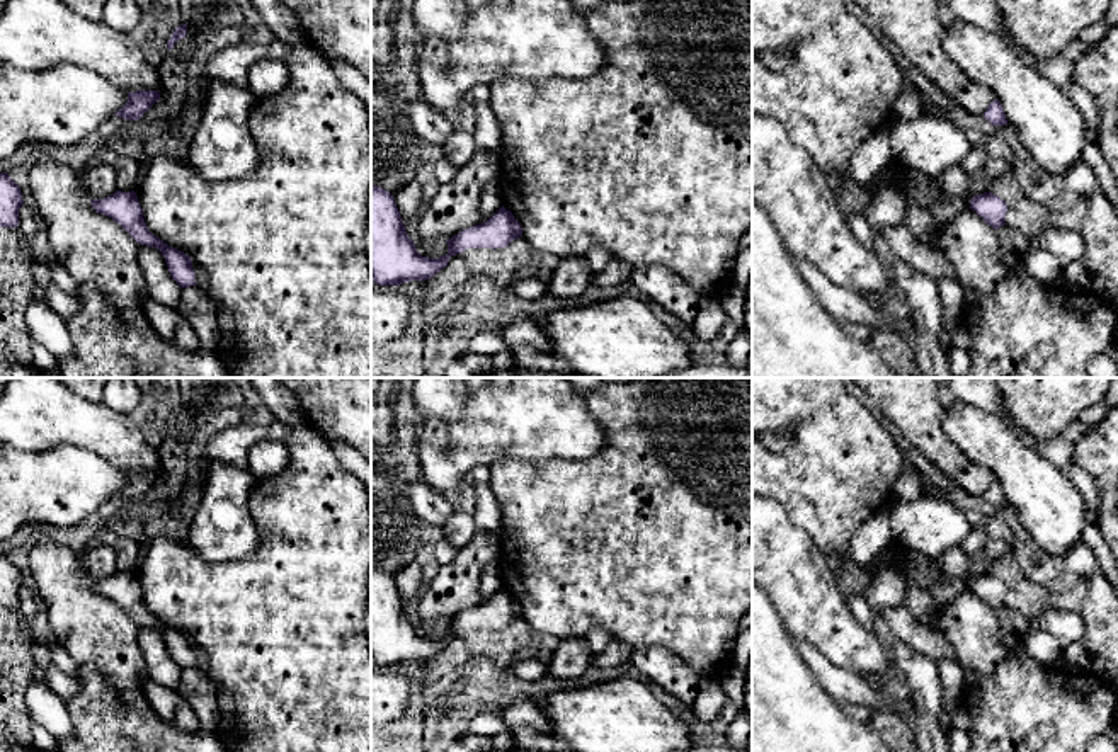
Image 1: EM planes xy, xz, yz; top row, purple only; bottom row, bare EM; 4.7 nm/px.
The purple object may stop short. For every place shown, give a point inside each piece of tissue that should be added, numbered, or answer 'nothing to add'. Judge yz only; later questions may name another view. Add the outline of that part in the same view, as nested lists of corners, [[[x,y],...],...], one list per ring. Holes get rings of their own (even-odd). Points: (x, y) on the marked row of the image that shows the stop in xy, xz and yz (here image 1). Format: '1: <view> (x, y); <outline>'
nothing to add

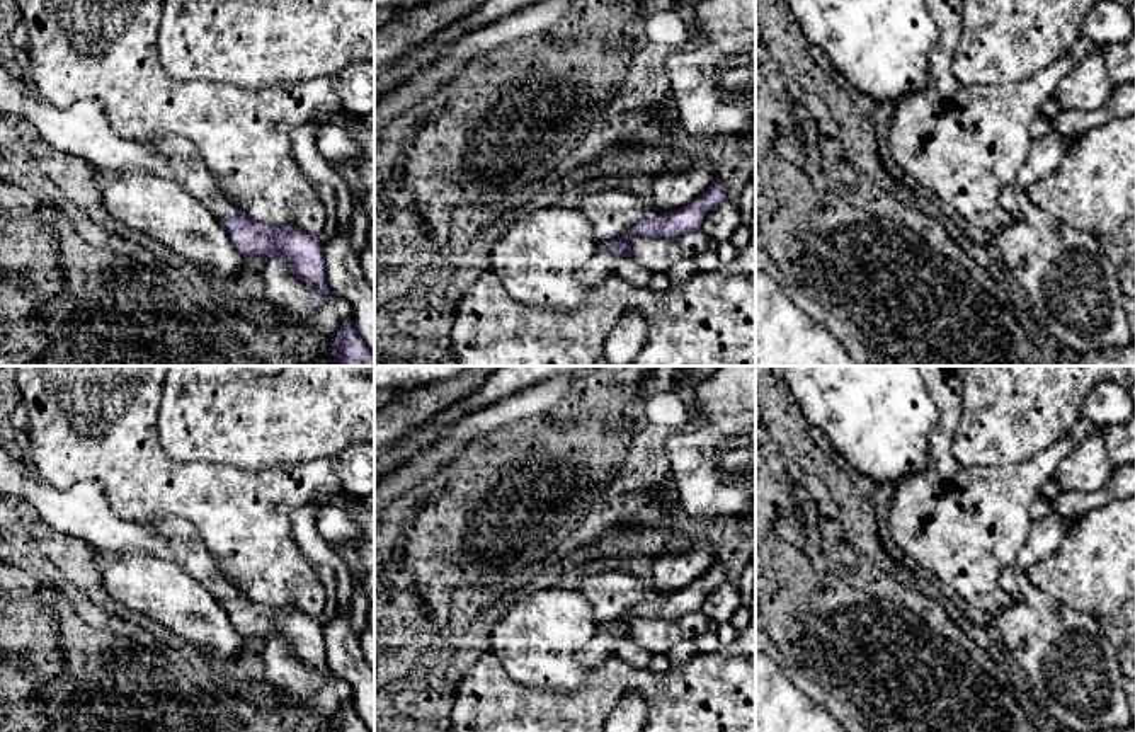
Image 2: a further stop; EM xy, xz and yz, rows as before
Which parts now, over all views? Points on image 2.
1: xy (82, 130); [[[0,63],[0,114],[36,126],[44,141],[77,155],[102,170],[146,170],[170,179],[220,220],[238,208],[225,196],[206,170],[197,150],[180,136],[155,136],[150,141],[123,138],[112,131],[95,100],[78,100],[58,109],[32,92]]]

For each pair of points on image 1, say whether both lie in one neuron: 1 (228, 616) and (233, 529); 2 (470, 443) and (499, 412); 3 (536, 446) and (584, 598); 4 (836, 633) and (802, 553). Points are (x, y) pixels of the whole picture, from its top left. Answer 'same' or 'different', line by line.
1: different
2: same
3: different
4: same

